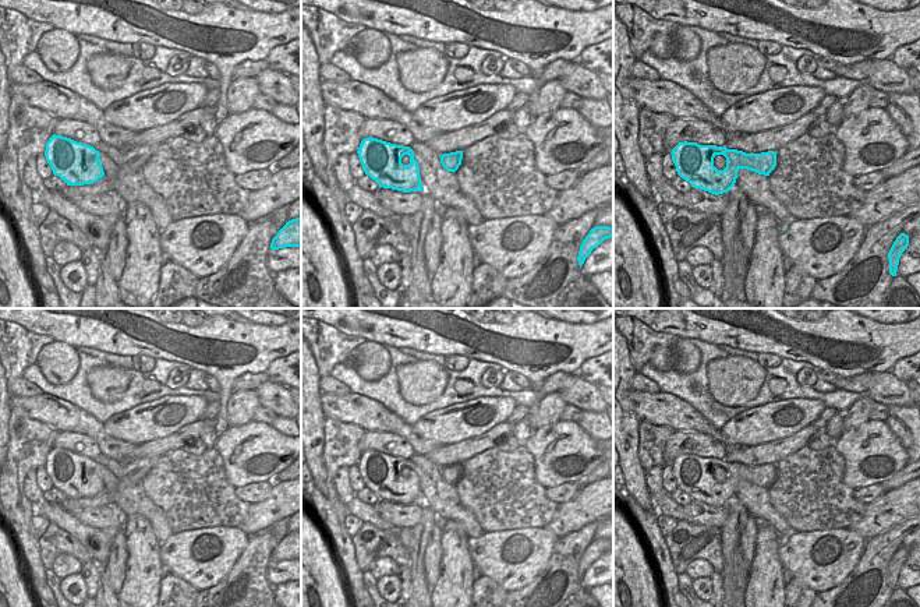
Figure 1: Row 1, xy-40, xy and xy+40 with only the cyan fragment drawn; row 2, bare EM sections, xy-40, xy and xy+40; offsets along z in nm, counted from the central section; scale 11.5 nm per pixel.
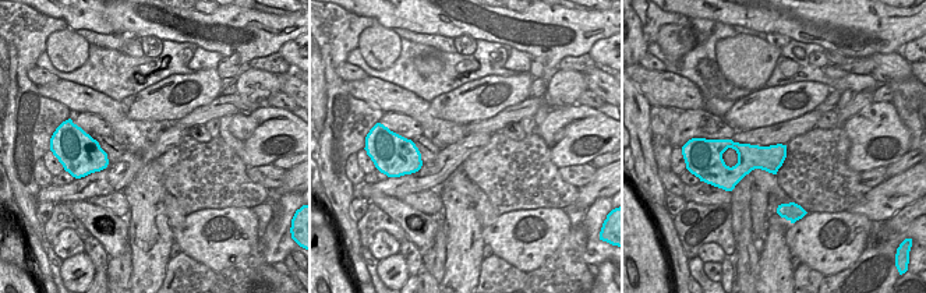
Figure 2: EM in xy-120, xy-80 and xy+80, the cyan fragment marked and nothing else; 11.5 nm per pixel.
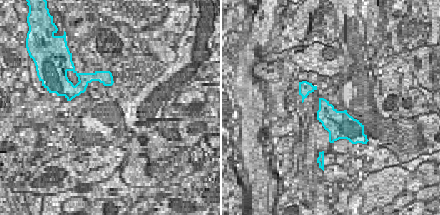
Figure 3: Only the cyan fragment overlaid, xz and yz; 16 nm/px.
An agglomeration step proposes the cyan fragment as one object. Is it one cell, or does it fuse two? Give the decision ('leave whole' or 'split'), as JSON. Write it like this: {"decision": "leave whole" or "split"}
{"decision": "leave whole"}

